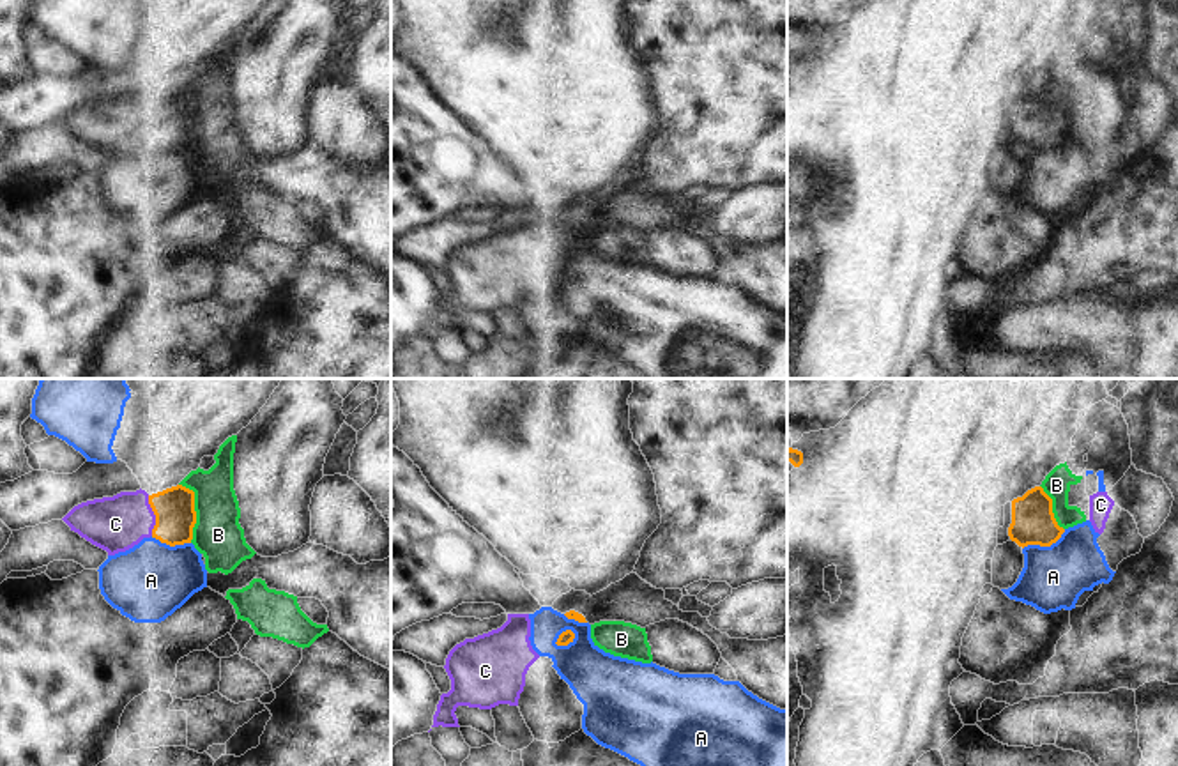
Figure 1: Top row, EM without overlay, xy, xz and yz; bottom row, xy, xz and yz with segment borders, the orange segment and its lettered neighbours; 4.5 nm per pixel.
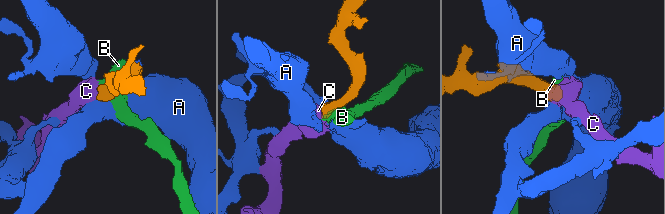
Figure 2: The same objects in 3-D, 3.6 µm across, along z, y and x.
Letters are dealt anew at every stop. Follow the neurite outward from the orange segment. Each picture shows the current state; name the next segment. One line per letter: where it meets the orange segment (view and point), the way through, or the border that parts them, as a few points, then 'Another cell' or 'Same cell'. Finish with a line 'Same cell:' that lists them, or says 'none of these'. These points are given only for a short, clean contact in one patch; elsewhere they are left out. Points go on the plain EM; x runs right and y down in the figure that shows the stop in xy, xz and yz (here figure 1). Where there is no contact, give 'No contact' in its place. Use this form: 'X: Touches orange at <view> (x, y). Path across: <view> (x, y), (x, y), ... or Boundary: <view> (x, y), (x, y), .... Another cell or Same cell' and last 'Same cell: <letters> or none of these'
A: Touches orange at xz (565, 248). Boundary: xz (575, 237), (566, 248), (554, 246). Another cell
B: Touches orange at xy (193, 114). Another cell
C: Touches orange at xy (154, 117). Path across: xy (174, 112), (168, 117), (154, 117), (131, 119), (115, 128). Same cell
Same cell: C.

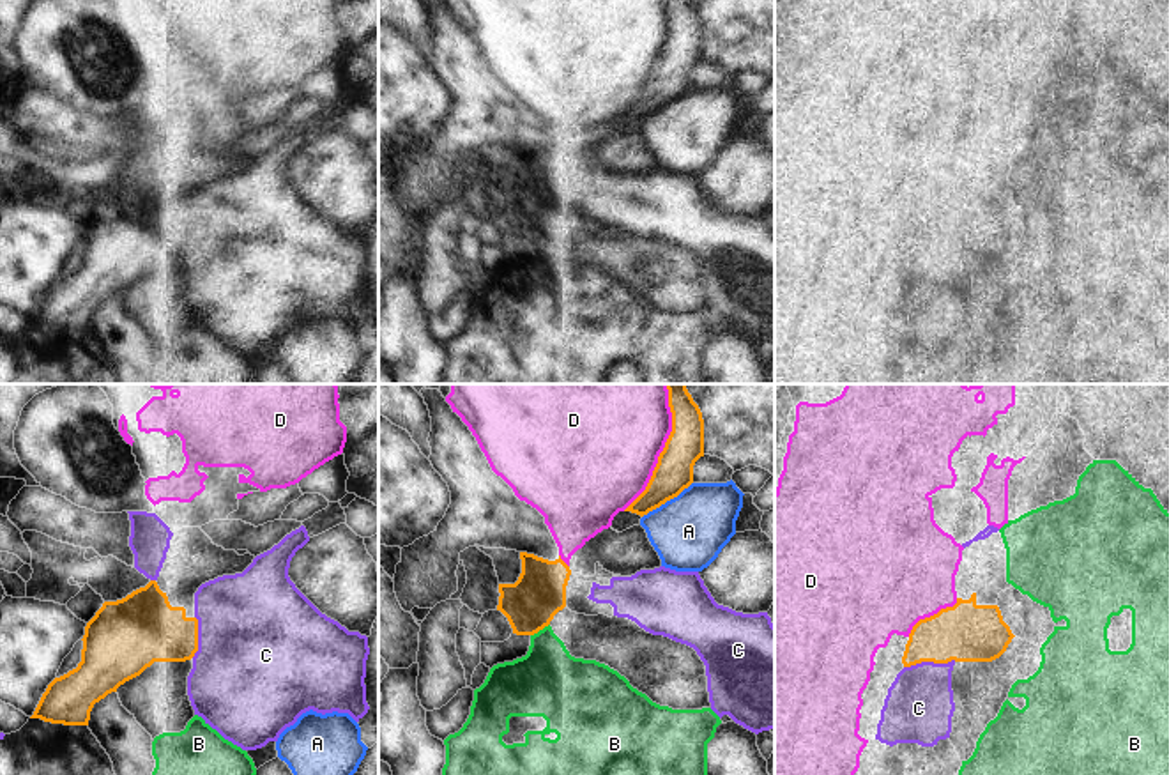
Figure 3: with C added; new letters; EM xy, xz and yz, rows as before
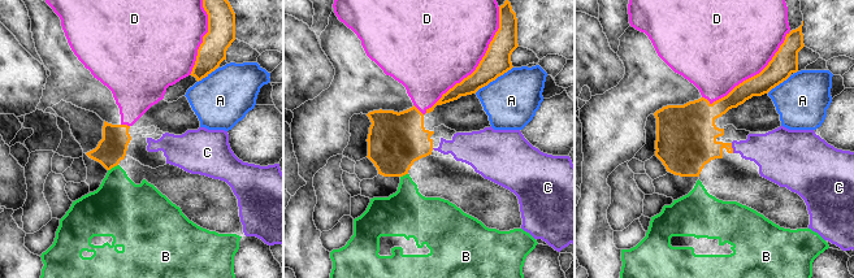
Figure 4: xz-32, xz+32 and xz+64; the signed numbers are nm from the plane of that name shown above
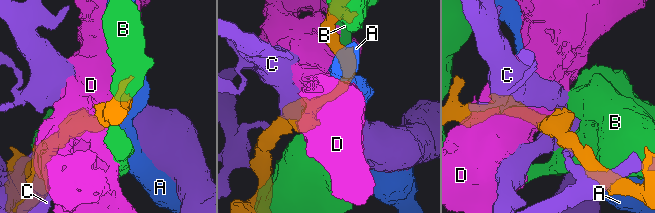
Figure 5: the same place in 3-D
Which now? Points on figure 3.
A: Touches orange at xz (667, 103). Boundary: xz (692, 85), (642, 121). Another cell
B: Touches orange at xz (540, 232). Another cell
C: Touches orange at yz (929, 264). Boundary: yz (955, 264), (916, 266), (904, 271). Another cell
D: Touches orange at xz (660, 57). Another cell
Same cell: none of these.

